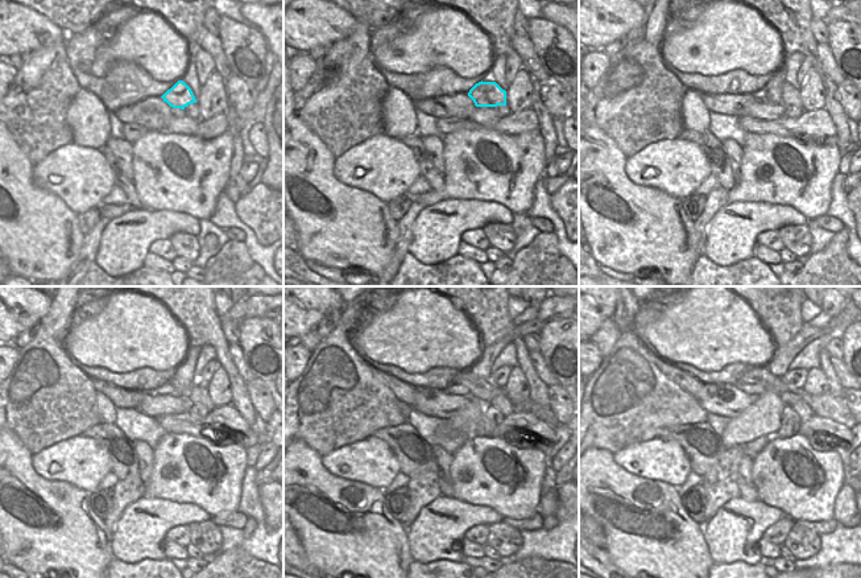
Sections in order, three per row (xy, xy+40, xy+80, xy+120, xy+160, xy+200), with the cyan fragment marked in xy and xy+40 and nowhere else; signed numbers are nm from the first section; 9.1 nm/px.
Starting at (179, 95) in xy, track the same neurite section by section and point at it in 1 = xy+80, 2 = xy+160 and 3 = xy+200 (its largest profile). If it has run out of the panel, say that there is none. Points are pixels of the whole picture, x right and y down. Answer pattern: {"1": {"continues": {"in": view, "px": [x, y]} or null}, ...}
{"1": {"continues": {"in": "xy+80", "px": [775, 93]}}, "2": {"continues": {"in": "xy+160", "px": [500, 403]}}, "3": {"continues": {"in": "xy+200", "px": [802, 409]}}}

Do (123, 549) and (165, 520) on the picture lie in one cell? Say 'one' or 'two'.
one

